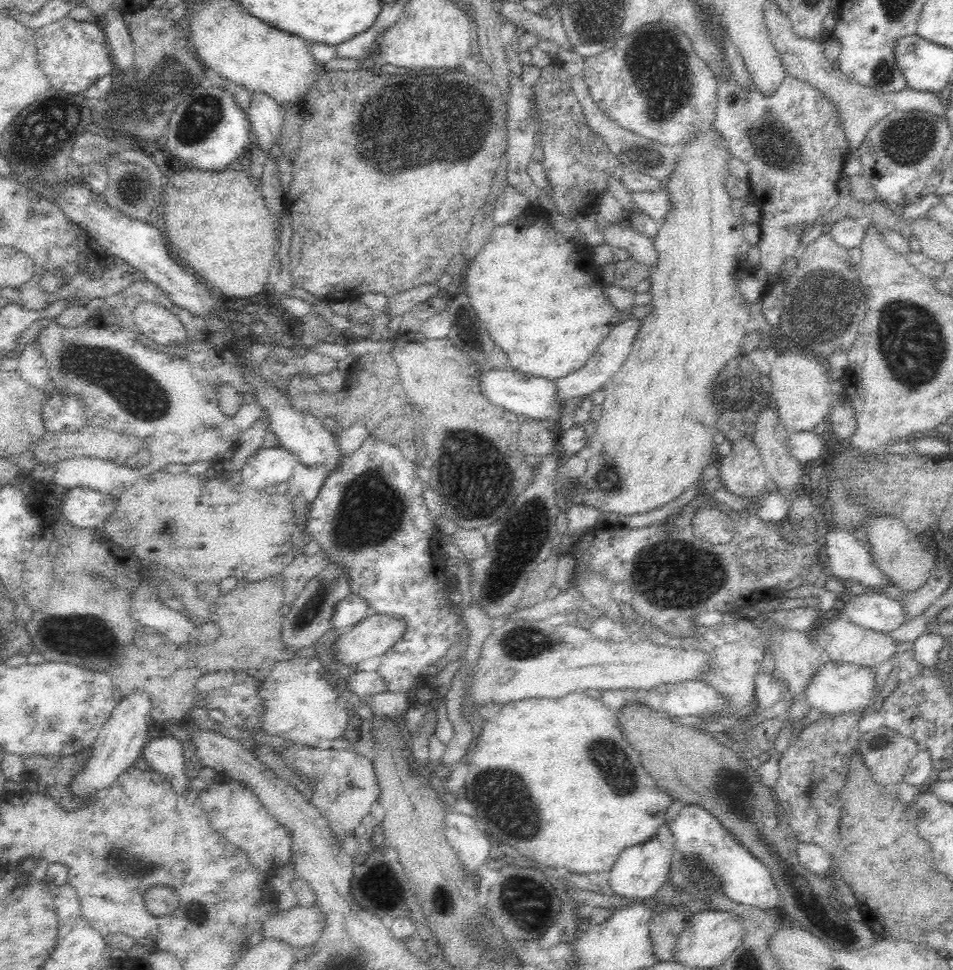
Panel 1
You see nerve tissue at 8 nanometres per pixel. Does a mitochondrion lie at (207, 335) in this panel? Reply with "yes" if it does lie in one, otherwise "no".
no

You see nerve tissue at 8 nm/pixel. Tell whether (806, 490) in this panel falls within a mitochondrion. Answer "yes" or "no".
no

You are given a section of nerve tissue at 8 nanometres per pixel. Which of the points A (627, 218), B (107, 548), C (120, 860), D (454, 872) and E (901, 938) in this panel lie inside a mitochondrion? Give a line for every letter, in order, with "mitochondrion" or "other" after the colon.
A: other
B: other
C: mitochondrion
D: other
E: other

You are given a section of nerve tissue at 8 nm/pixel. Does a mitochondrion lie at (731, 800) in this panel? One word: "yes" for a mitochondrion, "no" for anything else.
yes

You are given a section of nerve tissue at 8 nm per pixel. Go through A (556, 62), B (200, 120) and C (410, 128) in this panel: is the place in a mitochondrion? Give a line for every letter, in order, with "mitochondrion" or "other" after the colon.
A: other
B: mitochondrion
C: mitochondrion

